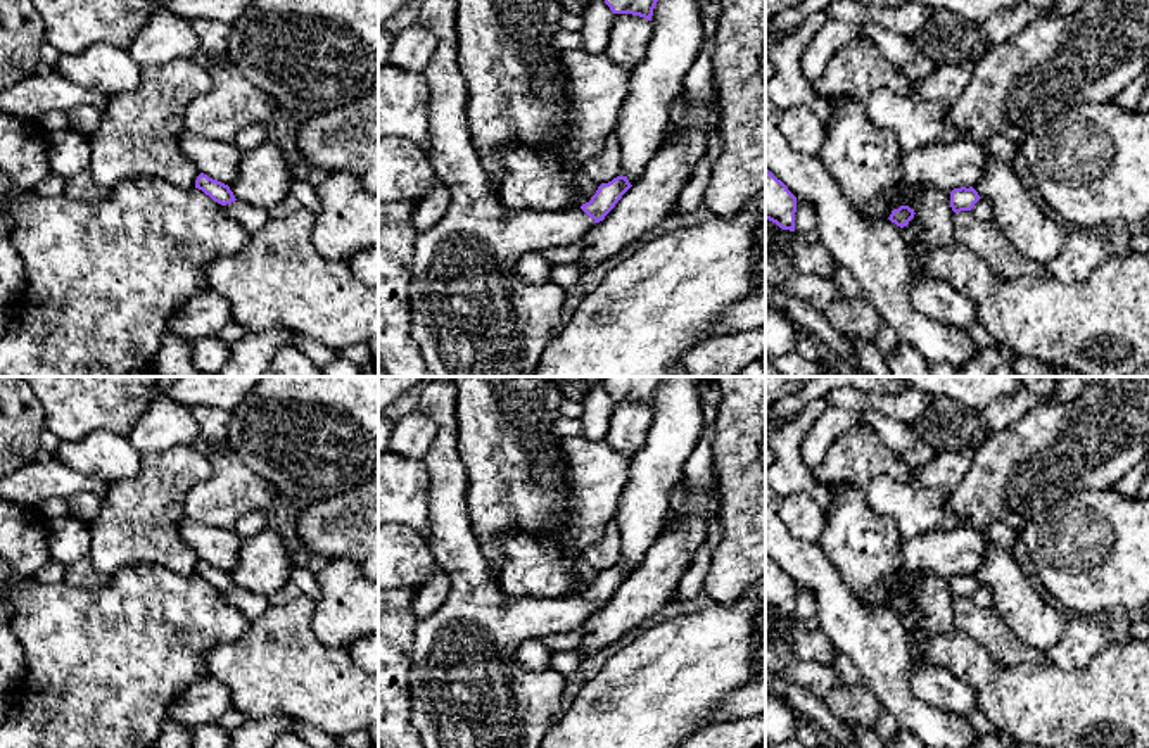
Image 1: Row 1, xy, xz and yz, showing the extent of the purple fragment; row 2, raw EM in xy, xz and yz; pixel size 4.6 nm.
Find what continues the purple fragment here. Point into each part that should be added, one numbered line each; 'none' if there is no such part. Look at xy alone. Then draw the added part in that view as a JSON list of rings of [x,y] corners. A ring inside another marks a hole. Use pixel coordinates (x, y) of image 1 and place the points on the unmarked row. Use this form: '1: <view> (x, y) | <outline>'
none

